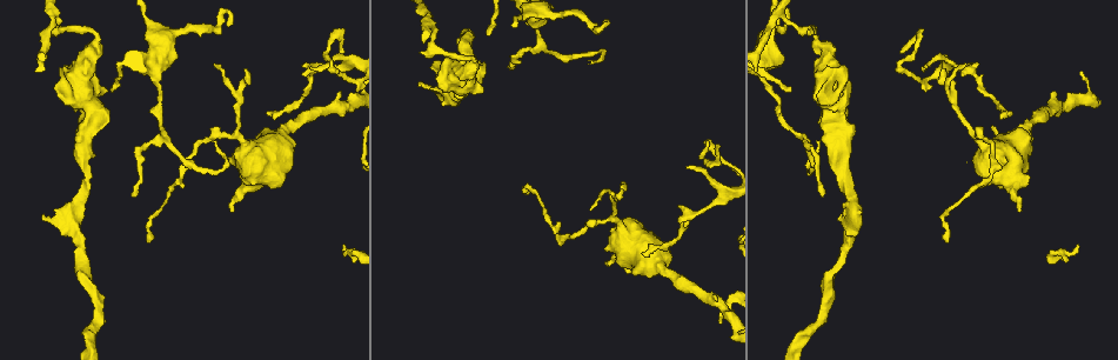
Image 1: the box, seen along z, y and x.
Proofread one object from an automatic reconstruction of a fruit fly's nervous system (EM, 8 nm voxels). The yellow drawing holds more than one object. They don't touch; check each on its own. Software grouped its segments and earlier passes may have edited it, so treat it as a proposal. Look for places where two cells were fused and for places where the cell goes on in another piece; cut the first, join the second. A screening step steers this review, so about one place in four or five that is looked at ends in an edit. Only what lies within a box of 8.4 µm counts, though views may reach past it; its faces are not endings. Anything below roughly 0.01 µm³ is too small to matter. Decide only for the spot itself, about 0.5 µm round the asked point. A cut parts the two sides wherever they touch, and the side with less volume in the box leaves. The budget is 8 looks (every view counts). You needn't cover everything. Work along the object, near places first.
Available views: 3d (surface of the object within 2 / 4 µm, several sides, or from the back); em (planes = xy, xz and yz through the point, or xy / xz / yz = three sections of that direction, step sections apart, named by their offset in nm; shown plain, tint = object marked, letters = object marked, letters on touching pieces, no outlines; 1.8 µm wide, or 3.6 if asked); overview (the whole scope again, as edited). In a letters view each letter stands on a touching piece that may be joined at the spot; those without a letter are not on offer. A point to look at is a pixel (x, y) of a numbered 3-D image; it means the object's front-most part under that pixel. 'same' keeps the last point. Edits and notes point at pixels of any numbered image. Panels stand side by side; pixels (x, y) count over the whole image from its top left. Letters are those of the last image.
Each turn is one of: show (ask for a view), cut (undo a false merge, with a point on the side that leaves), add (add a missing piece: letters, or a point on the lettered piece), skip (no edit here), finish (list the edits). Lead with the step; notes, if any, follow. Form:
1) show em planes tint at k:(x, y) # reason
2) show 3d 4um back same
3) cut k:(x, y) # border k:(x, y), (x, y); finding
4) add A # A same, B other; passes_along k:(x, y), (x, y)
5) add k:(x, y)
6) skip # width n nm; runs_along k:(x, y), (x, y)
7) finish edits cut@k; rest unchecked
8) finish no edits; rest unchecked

show 3d 2um at 1:(472, 60) # abrupt turn

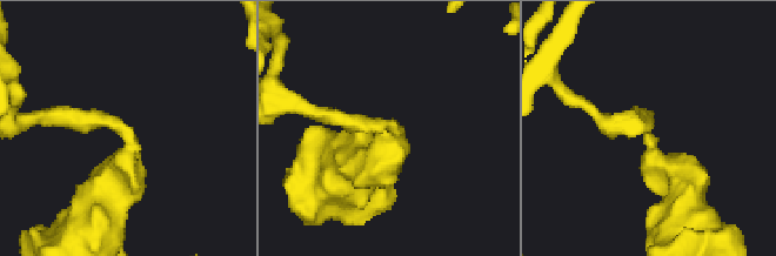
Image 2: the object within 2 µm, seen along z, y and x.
show em 3.6um planes letters at 2:(392, 129) # shape alone is not enough

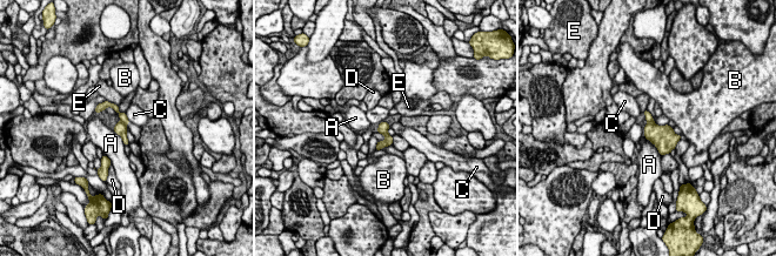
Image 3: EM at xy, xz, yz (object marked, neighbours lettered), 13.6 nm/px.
cut 3:(122, 116) # width 140 nm; A other, B other, C other, D other, E other; border 3:(120, 120), (125, 125); two cells meet here

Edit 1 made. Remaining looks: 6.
show overview

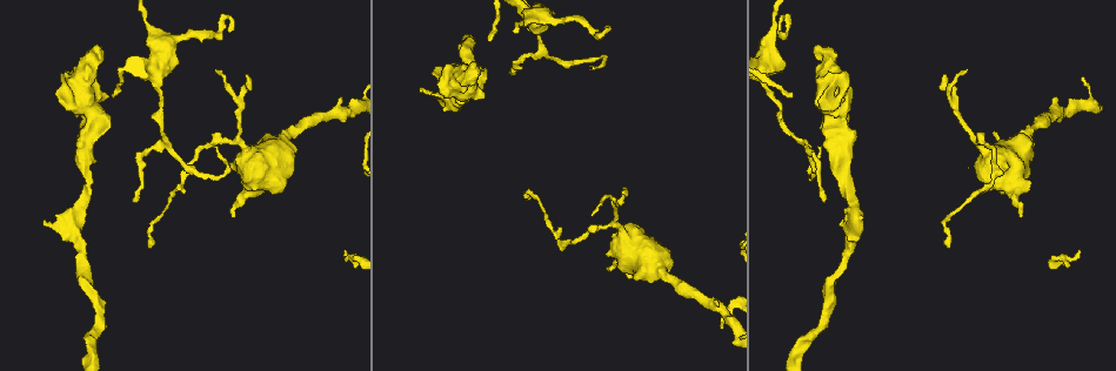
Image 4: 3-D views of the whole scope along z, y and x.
show 3d 2um at 4:(799, 142) # arms part here

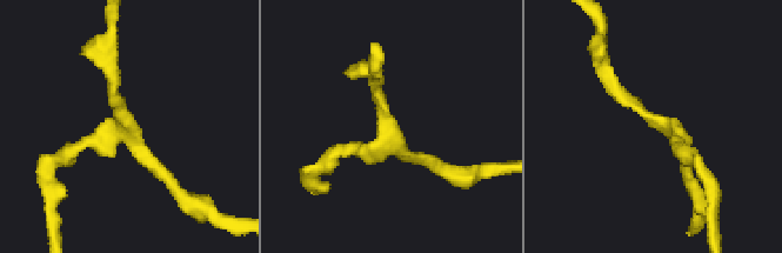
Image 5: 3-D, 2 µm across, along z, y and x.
show em planes tint at 5:(659, 121) # arms 3

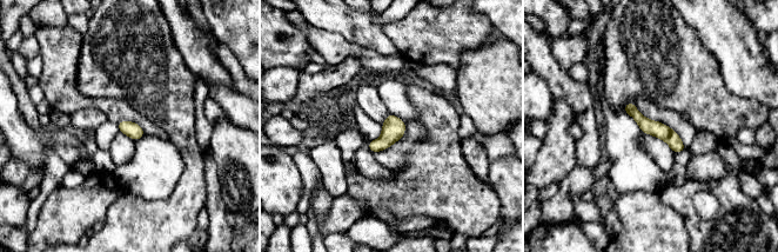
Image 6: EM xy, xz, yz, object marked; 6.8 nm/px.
show em planes letters same # what lies round it

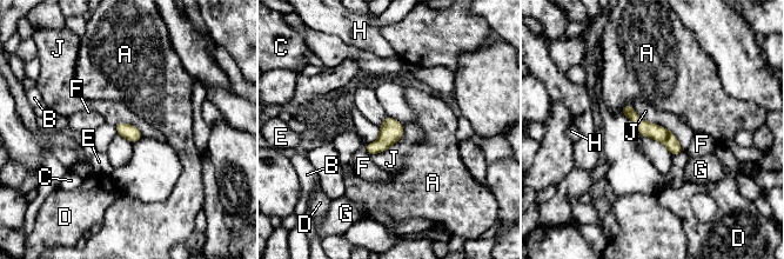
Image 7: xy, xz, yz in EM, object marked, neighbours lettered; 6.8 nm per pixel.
skip # A other, B other, C other, D other, E other, F other, G other, H other, J other; runs_along 7:(624, 111), (678, 150); all the same cell

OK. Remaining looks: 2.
finish edits cut@3; rest unchecked

